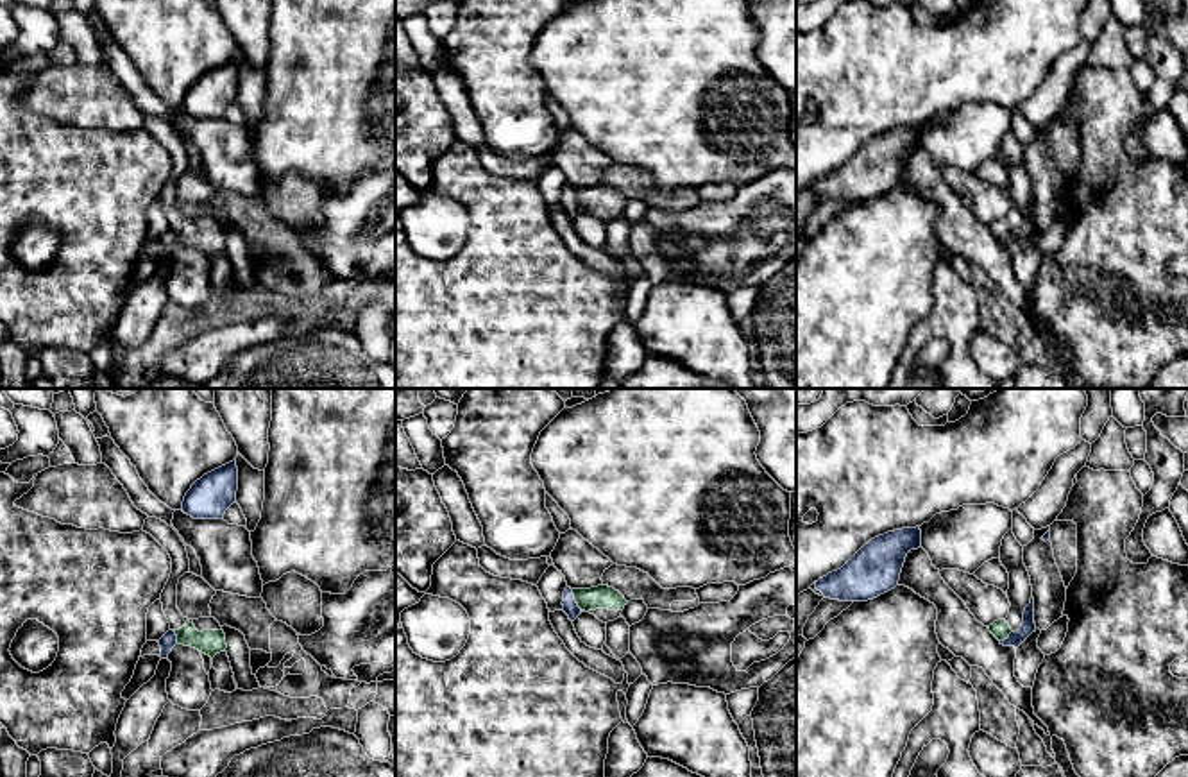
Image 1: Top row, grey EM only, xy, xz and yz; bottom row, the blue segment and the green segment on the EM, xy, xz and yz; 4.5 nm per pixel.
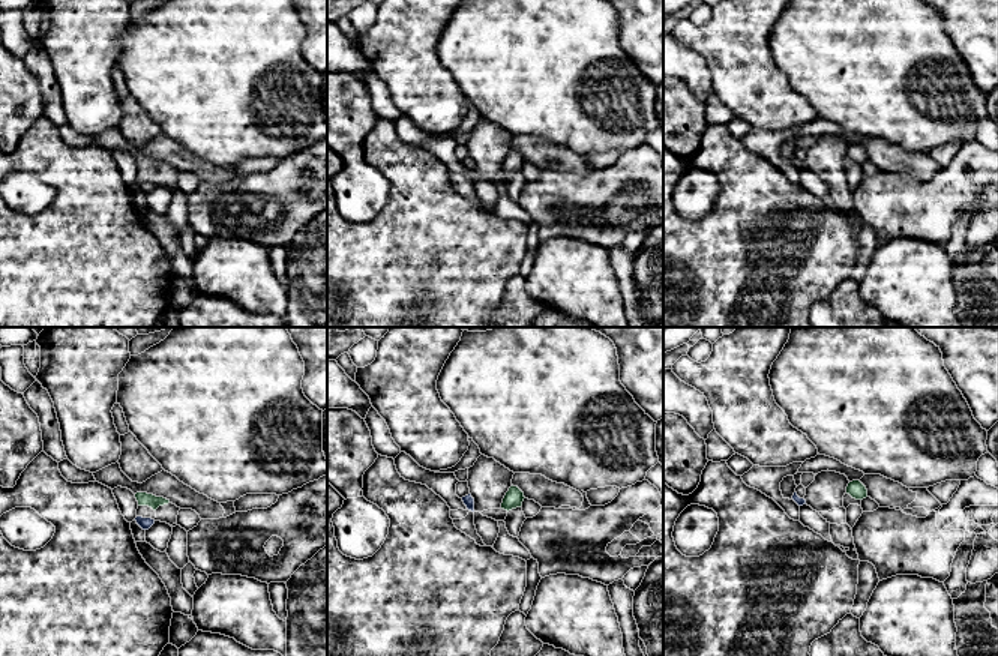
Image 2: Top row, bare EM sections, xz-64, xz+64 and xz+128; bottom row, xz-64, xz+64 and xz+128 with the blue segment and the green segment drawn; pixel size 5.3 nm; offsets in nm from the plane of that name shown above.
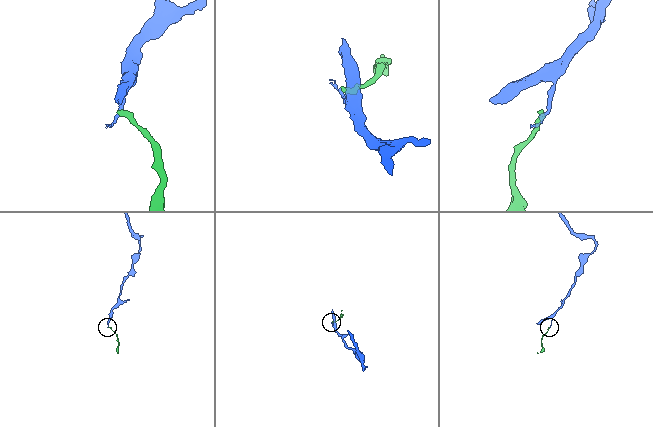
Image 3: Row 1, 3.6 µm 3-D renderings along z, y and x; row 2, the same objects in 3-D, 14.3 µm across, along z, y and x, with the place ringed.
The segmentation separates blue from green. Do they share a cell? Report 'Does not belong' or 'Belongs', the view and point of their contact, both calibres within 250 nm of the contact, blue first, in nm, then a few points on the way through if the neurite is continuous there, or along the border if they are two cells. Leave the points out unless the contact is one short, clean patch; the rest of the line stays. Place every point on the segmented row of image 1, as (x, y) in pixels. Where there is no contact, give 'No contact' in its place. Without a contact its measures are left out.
Does not belong. Touches blue at xz (575, 600). Thickness 70 nm (blue) against 110 nm. Boundary: xz (571, 589), (582, 609)

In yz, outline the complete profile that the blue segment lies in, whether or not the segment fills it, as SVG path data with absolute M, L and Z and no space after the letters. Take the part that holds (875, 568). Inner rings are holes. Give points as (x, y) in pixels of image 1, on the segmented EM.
M921 530L887 532L864 544L841 569L816 582L825 598L868 602L898 585L905 557L921 548Z

